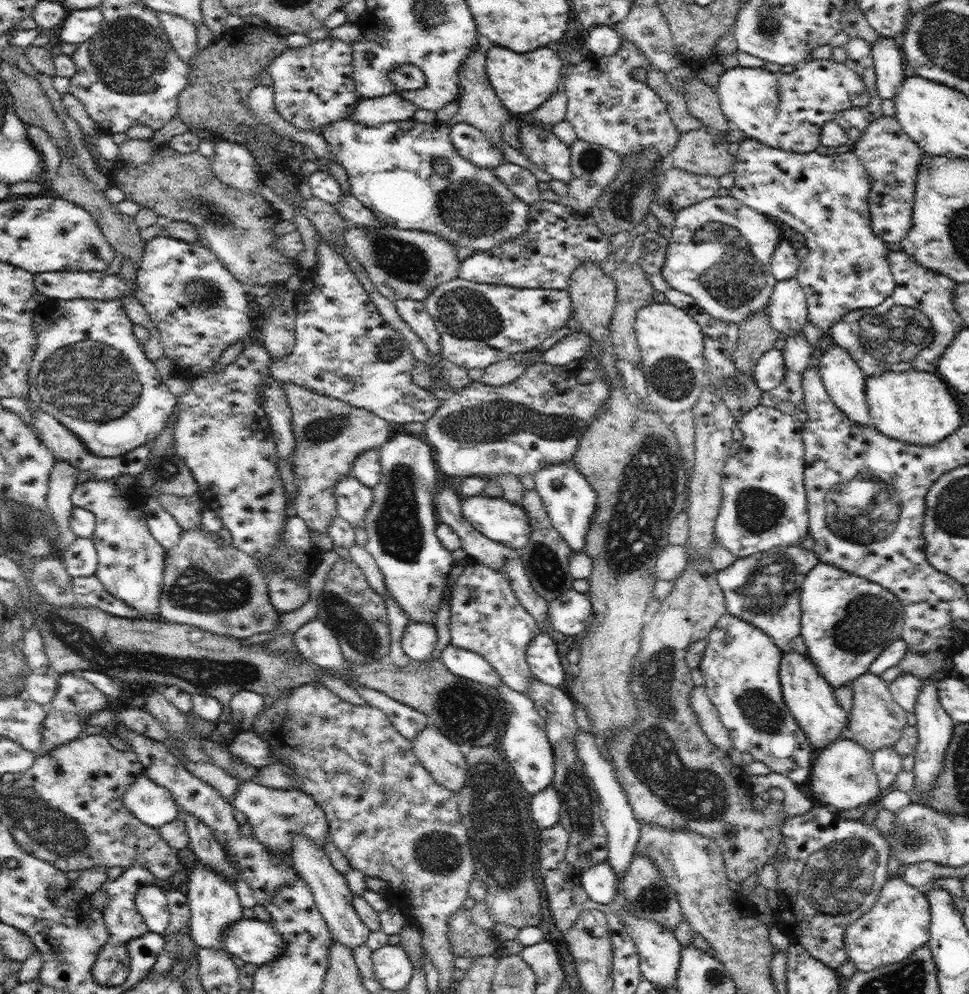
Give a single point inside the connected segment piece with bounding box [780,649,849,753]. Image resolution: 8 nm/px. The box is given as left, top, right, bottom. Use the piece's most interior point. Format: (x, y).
(812, 701)

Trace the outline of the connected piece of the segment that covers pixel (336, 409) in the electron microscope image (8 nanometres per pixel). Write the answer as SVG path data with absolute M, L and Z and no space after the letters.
M282 383L290 410L296 447L292 453L298 495L291 512L300 517L312 532L328 533L328 526L337 516L336 484L352 470L354 460L367 450L381 447L390 440L390 422L369 410L346 404L344 400L322 396L300 384Z

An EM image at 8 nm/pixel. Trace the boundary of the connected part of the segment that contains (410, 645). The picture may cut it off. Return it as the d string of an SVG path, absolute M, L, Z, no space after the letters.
M408 621L401 641L402 650L412 661L424 661L430 658L437 639L434 624Z

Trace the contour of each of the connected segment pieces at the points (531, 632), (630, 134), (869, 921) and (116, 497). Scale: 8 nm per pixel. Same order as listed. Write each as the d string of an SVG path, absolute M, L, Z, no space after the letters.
M468 558L468 561L464 564L462 574L454 584L454 591L451 593L450 612L449 629L452 639L449 644L480 654L492 664L492 668L500 675L504 685L508 685L520 694L530 694L530 684L532 684L535 676L532 674L526 660L526 651L528 644L532 642L536 635L541 633L541 630L536 619L516 598L516 594L512 590L512 584L506 578L506 574Z
M622 39L620 49L614 55L604 55L597 59L591 59L589 62L566 67L564 88L566 88L568 108L565 119L574 127L578 140L600 144L600 146L616 151L621 157L628 156L636 150L654 148L660 156L668 160L681 132L672 123L670 114L666 111L666 104L662 102L660 96L647 84L642 84L642 82L632 78L634 68L647 69L650 64L650 59L632 41Z
M901 872L890 876L876 904L846 930L844 948L858 971L870 972L882 965L900 962L930 940L931 910L924 892L908 884Z
M91 478L76 485L71 501L73 506L86 508L95 517L96 526L91 539L98 554L96 578L110 594L138 609L143 618L155 618L160 610L166 550L152 536L146 523L143 507L148 494L138 493L138 490L140 485L136 483L128 490L121 490L116 479Z

